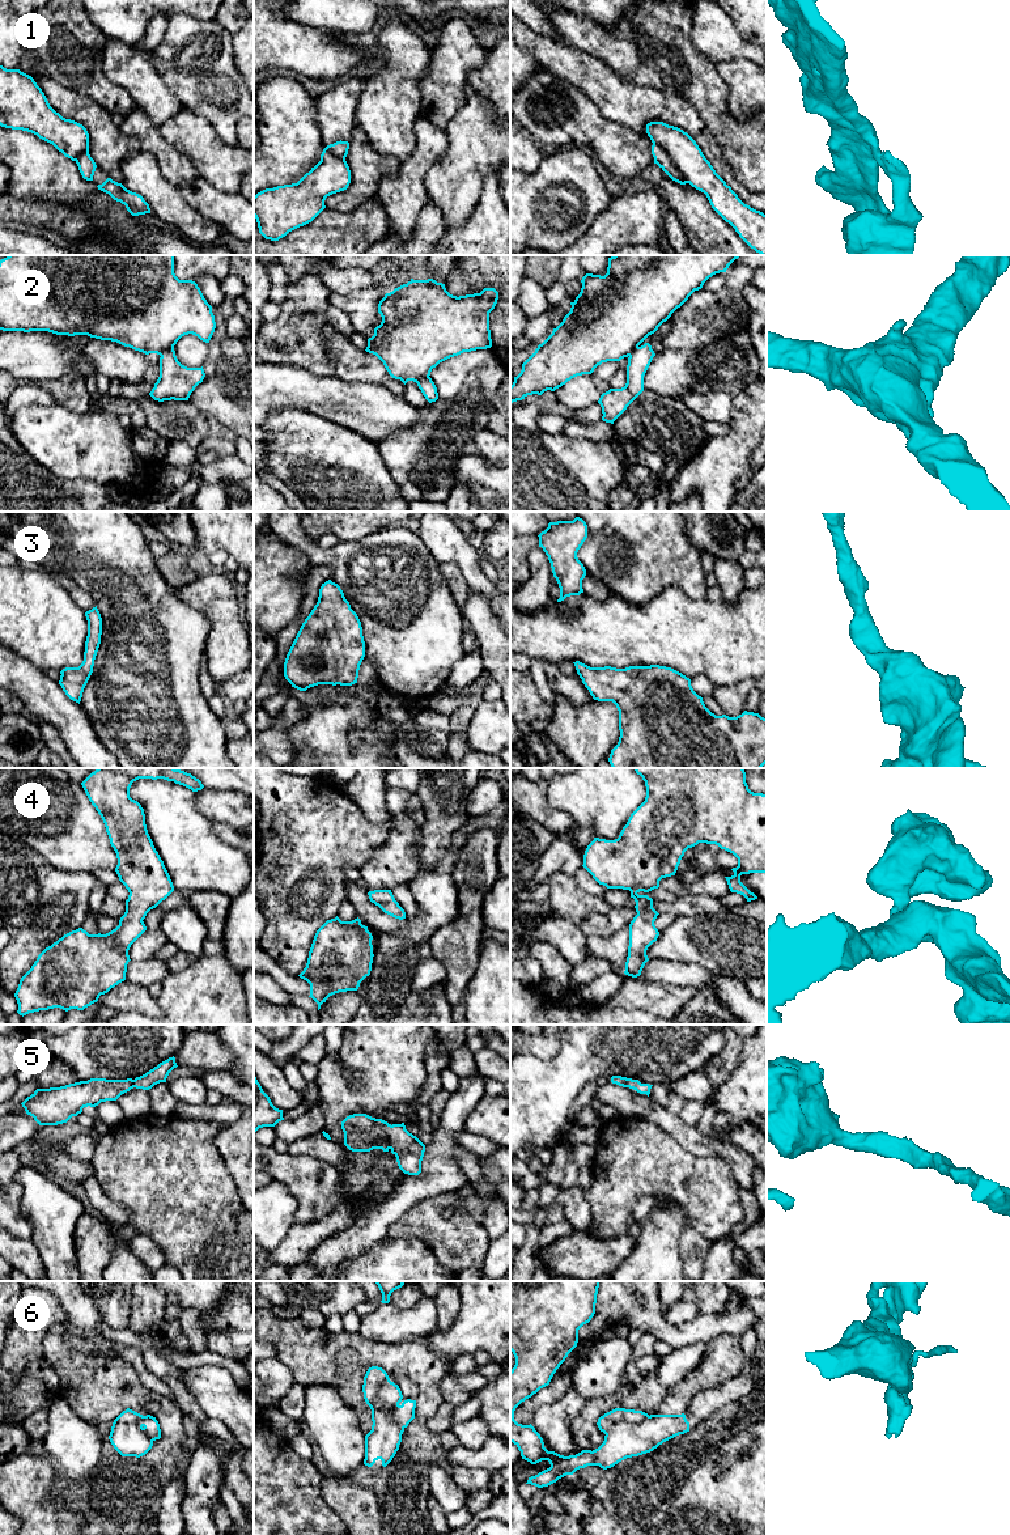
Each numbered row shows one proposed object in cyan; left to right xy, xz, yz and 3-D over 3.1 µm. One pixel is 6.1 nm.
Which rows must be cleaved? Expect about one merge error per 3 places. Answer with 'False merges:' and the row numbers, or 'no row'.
False merges: 1, 2, 6

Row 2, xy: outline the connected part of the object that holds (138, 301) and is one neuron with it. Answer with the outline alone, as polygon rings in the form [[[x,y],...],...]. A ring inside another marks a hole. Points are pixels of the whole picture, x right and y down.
[[[8,255],[0,260],[0,330],[3,331],[48,331],[56,335],[88,335],[101,340],[116,342],[145,355],[164,355],[188,334],[209,343],[216,328],[212,306],[192,280],[179,280],[174,273],[174,255]]]

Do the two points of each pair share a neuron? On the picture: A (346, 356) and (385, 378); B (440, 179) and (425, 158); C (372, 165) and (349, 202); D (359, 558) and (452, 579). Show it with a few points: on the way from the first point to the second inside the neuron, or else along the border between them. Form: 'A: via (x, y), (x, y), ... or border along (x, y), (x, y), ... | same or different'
A: via (355, 357), (376, 373) | same
B: border along (448, 140), (445, 152), (427, 170), (428, 196) | different
C: via (365, 174), (364, 186), (357, 193) | same
D: border along (438, 564), (438, 571), (458, 605) | different

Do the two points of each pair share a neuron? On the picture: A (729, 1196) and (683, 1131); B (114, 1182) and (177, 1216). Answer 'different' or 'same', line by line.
A: different
B: same

